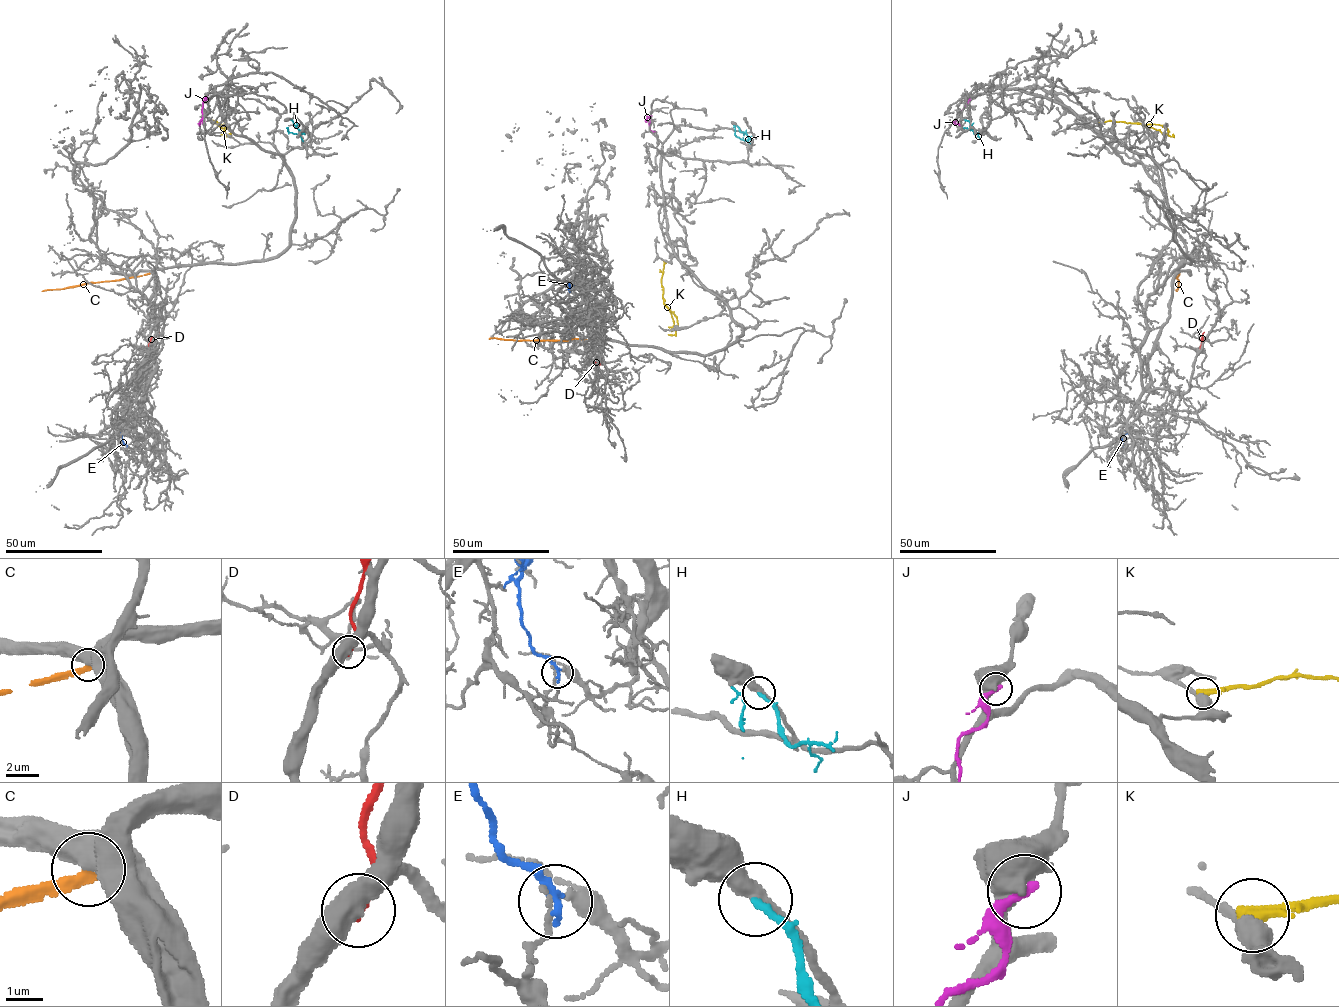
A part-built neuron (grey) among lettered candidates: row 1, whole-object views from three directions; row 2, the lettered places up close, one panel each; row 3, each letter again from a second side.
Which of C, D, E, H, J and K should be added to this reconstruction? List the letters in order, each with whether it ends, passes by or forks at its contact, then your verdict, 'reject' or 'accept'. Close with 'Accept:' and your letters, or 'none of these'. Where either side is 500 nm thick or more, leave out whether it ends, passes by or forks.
C: reject
D: reject
E: it ends | reject
H: it ends | reject
J: reject
K: it ends | reject
Accept: none of these

